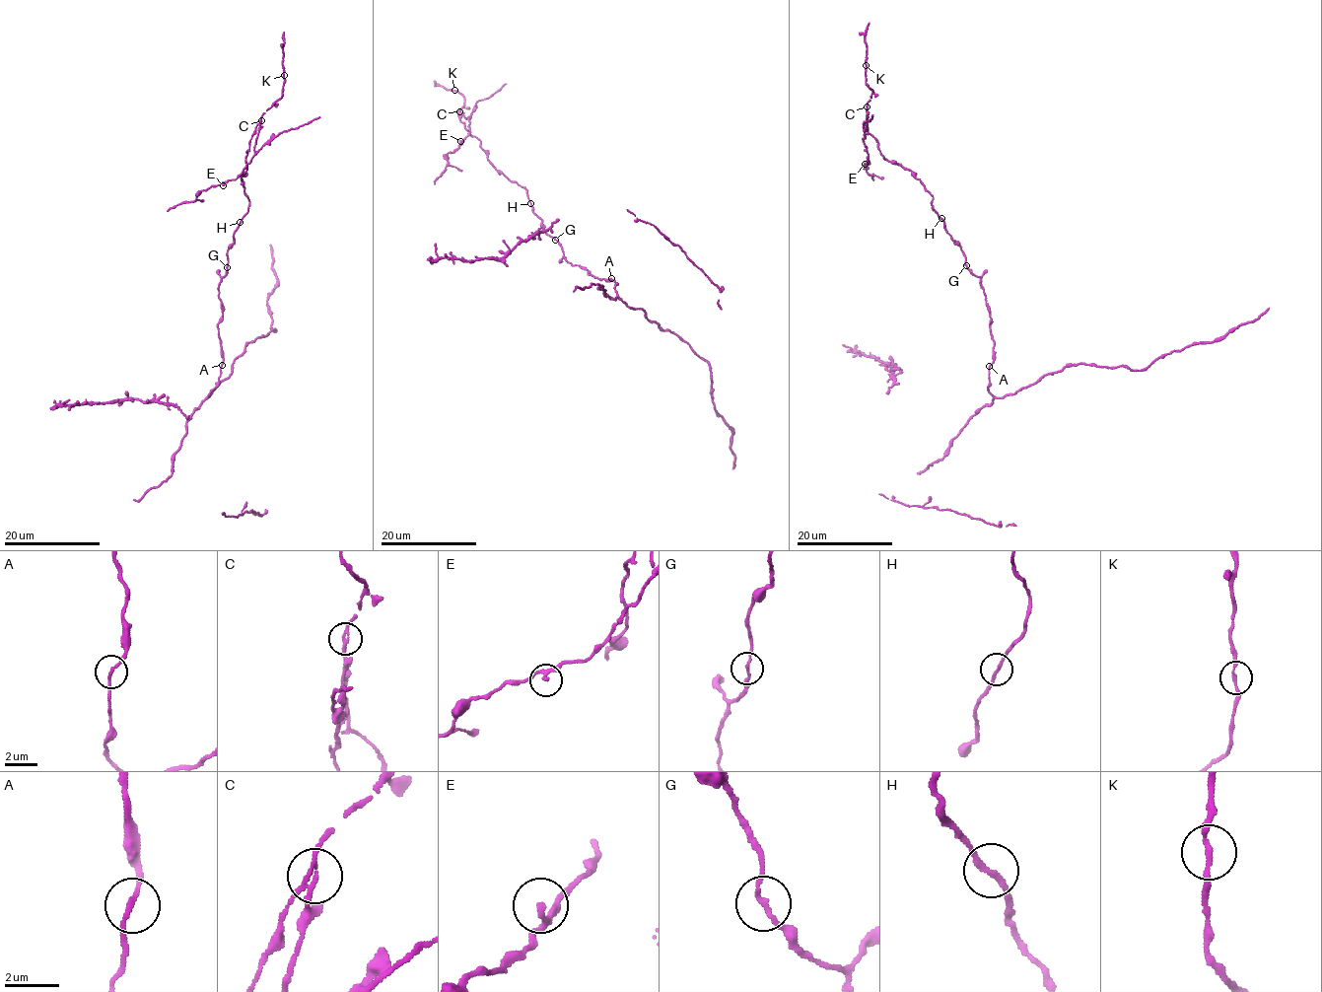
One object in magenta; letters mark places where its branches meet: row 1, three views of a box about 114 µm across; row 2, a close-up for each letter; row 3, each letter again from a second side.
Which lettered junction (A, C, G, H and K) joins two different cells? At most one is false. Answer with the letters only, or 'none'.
C

